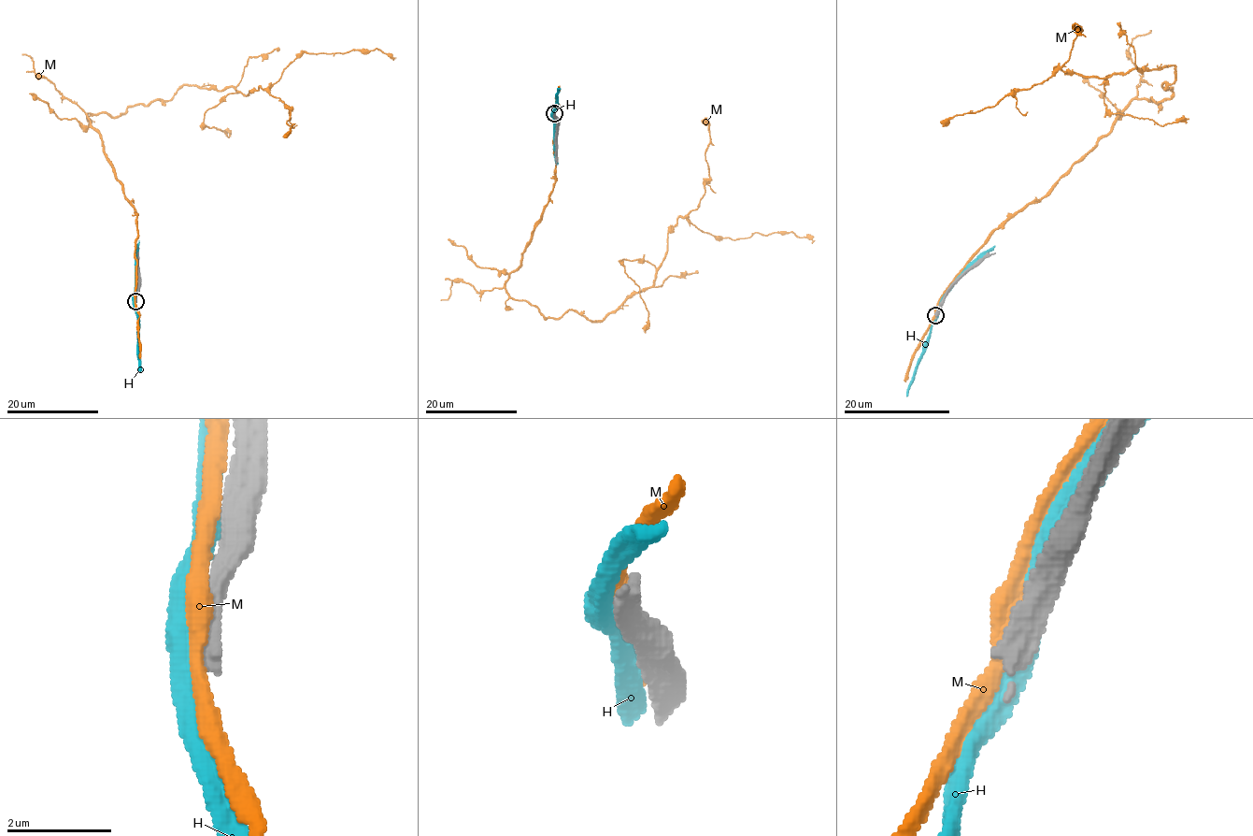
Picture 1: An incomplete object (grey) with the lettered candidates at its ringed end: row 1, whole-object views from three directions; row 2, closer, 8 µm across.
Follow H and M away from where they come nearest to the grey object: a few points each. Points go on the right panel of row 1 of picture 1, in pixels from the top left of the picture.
H: (936, 316), (937, 304), (954, 281), (994, 246)
M: (937, 312), (985, 240), (1133, 99), (1171, 96), (1174, 67), (1055, 70), (1073, 25), (1086, 36)

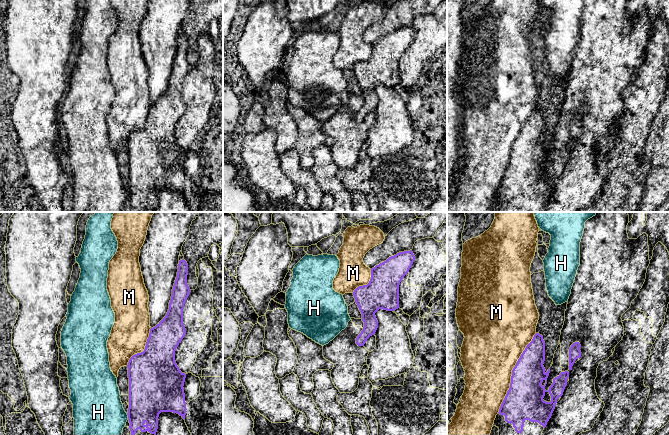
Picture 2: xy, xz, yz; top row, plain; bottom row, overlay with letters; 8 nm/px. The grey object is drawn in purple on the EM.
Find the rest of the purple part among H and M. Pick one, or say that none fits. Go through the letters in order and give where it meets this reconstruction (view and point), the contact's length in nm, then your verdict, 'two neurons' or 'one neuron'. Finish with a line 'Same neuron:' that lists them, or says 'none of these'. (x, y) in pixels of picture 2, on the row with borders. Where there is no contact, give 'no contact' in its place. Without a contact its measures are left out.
H: contact xy (128, 416); length 40 nm; two neurons
M: contact yz (512, 373); length 700 nm; two neurons
Same neuron: none of these

